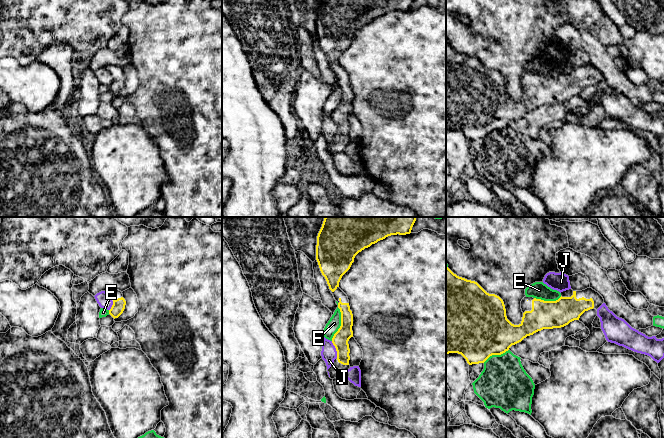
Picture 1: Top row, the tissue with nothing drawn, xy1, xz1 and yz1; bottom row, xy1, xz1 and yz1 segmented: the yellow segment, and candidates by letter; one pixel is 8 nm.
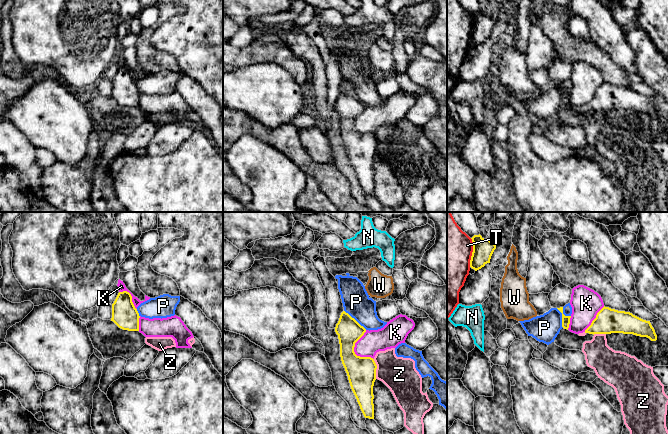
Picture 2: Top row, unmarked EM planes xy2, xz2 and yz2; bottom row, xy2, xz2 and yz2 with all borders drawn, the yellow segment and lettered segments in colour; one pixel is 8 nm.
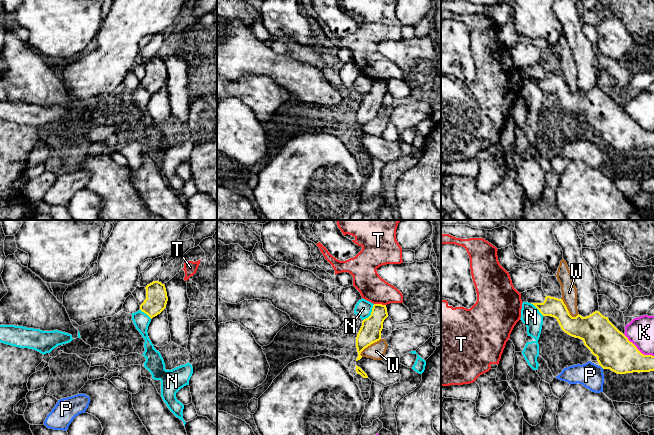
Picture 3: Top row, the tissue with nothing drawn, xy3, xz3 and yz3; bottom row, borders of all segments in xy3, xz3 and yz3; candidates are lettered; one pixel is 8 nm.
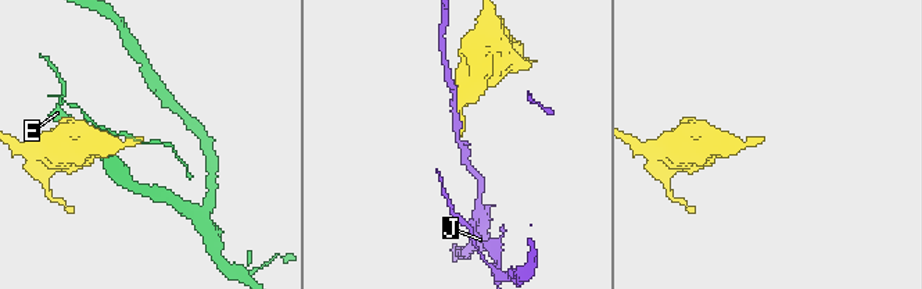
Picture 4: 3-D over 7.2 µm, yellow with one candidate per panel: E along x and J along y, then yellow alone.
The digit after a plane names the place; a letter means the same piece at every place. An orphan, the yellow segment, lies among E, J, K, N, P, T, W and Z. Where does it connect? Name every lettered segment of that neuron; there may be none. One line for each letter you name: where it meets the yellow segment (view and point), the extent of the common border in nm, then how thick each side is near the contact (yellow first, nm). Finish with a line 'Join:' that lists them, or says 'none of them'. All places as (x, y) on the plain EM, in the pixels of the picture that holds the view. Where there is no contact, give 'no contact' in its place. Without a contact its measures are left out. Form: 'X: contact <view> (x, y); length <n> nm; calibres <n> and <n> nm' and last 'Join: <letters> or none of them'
Join: none of them

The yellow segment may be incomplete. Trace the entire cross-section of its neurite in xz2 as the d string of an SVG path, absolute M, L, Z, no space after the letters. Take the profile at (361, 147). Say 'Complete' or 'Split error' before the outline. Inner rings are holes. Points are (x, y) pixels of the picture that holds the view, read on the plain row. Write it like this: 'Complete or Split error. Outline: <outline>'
Complete. Outline: M343 87L335 108L340 120L340 133L348 152L351 165L365 194L374 195L373 162L377 141L371 133L360 133L354 128L355 119L366 105Z

